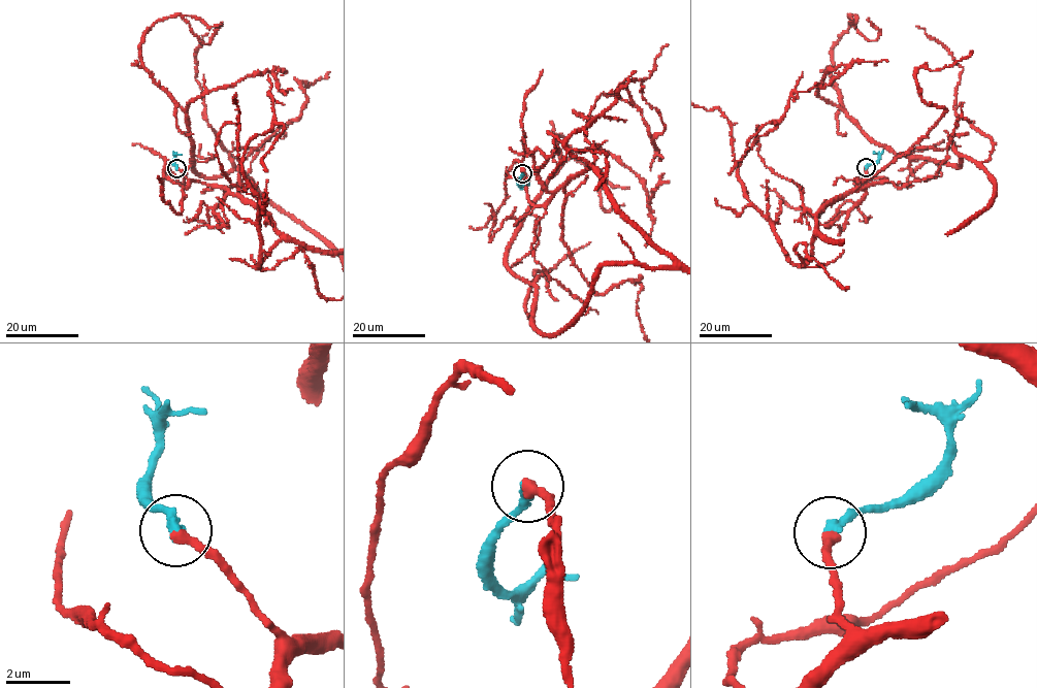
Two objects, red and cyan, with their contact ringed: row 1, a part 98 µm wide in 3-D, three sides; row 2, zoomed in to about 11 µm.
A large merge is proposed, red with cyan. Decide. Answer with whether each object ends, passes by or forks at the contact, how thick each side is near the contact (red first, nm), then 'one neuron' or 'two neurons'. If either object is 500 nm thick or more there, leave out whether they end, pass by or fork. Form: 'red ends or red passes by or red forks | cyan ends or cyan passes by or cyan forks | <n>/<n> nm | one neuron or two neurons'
red ends | cyan ends | 320/320 nm | one neuron

